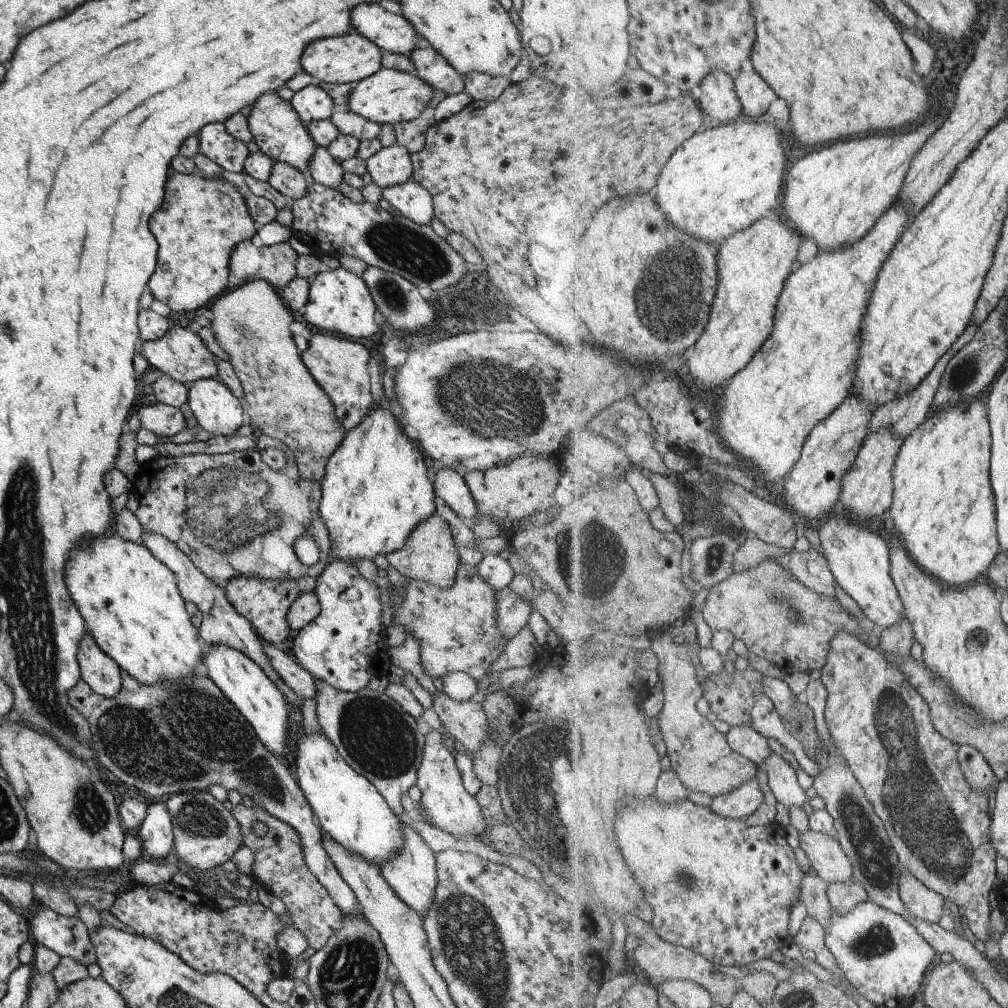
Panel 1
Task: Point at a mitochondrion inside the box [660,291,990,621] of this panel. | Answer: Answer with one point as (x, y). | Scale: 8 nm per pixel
(966, 370)

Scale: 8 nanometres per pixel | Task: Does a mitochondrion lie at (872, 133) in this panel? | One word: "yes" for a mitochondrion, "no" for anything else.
no

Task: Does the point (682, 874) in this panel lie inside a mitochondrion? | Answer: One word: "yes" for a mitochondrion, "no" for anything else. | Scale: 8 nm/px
yes

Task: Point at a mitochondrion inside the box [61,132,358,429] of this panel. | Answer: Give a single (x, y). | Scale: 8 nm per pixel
(249, 336)

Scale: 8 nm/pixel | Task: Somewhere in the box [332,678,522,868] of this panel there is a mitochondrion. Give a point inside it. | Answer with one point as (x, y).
(375, 736)

